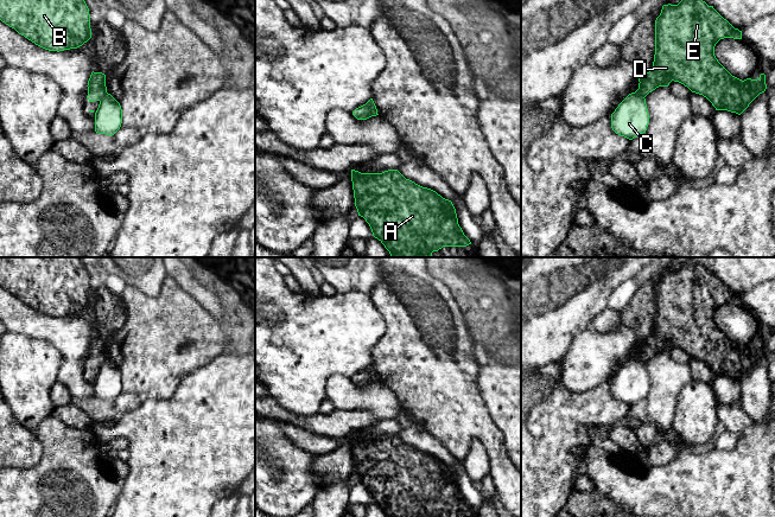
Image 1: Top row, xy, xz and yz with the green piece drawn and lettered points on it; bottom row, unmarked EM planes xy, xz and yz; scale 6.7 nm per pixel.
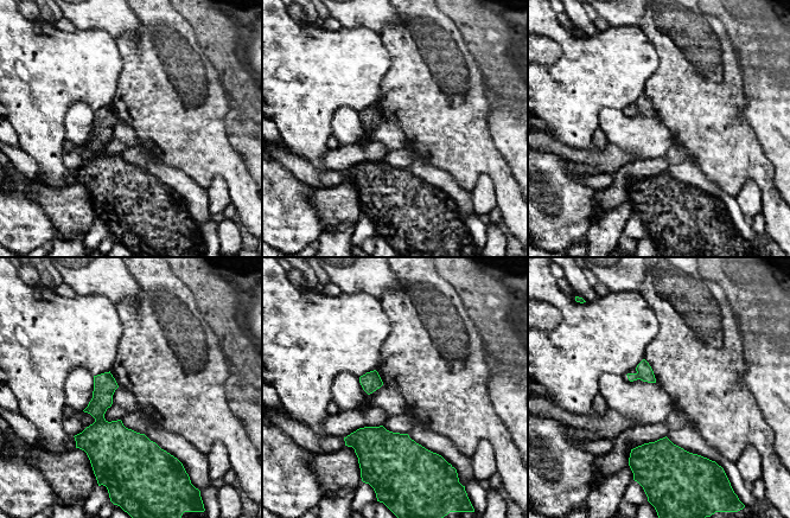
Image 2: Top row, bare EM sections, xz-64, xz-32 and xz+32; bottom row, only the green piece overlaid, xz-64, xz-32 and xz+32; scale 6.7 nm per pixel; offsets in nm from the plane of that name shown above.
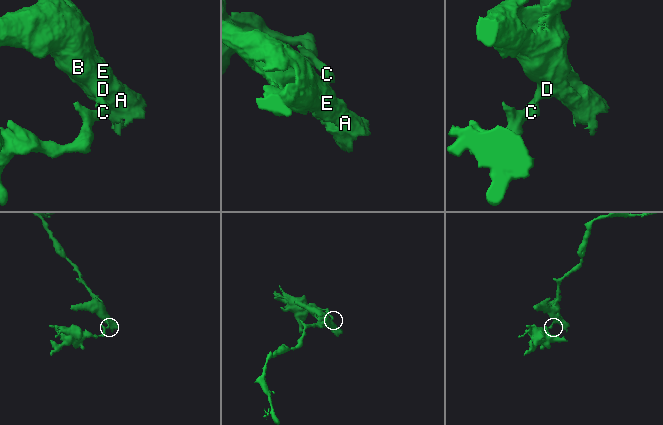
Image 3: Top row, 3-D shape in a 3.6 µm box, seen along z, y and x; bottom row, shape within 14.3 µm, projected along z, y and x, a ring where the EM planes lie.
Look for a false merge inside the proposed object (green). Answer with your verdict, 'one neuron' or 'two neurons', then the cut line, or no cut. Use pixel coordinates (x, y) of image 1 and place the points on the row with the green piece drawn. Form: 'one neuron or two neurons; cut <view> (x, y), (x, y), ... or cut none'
two neurons; cut xz (364, 104), (373, 115)

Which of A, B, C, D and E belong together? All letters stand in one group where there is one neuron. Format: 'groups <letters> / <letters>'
groups A B D E / C

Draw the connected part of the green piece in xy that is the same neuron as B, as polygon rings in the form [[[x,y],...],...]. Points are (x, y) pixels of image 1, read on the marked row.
[[[0,0],[0,20],[49,51],[77,49],[91,38],[84,0]]]

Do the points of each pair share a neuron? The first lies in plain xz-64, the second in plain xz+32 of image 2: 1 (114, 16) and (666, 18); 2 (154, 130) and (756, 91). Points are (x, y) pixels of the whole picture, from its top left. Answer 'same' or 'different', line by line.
1: different
2: different

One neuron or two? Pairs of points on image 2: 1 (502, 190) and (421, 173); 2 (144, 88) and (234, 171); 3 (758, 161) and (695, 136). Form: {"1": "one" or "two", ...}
{"1": "two", "2": "one", "3": "one"}

